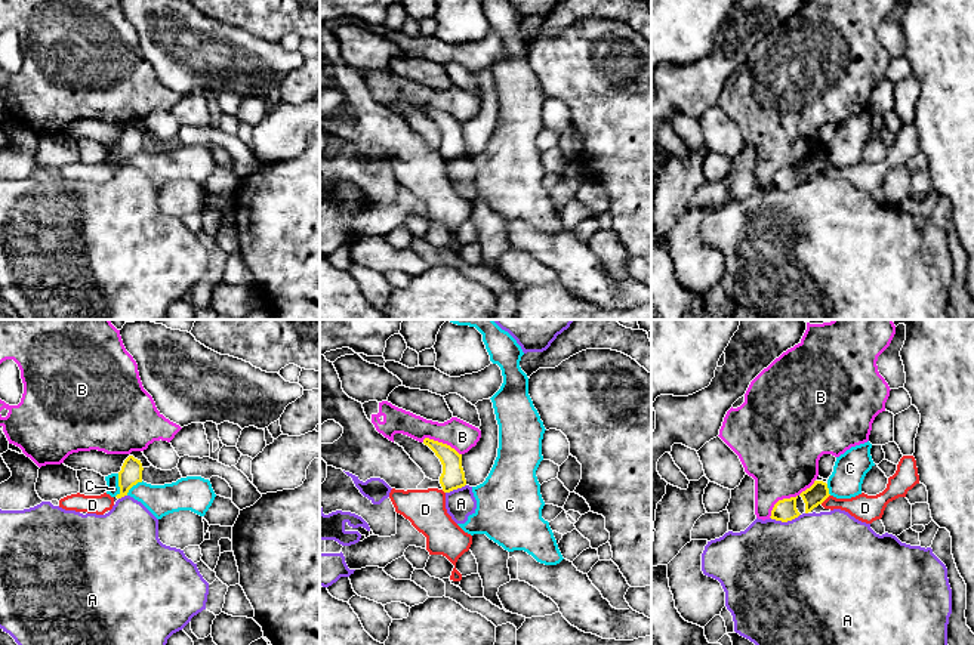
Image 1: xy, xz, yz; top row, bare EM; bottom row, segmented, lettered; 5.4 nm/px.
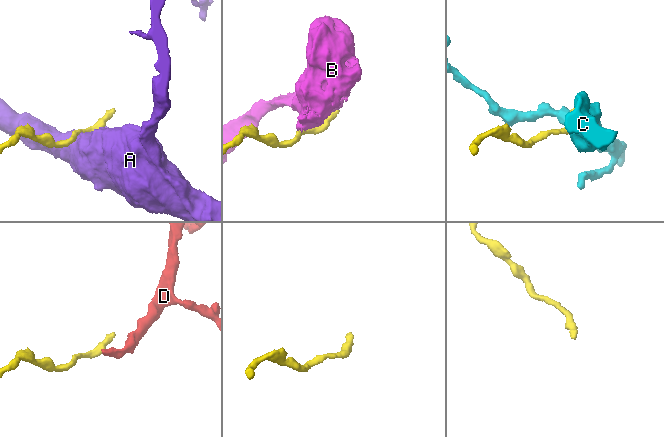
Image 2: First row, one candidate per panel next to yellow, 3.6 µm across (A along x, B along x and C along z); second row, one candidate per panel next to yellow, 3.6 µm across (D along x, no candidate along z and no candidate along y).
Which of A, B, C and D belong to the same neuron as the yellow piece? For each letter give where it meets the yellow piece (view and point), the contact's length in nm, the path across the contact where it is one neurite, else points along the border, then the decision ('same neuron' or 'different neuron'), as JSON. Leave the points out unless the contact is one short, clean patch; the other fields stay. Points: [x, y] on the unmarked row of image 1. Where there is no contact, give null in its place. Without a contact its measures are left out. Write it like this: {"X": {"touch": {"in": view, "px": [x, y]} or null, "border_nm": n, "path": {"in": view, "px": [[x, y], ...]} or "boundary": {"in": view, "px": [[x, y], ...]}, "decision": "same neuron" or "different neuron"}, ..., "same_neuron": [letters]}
{"A": {"touch": {"in": "yz", "px": [785, 190]}, "border_nm": 170, "decision": "different neuron"}, "B": {"touch": {"in": "yz", "px": [791, 166]}, "border_nm": 320, "decision": "different neuron"}, "C": {"touch": {"in": "xy", "px": [119, 154]}, "border_nm": 130, "boundary": {"in": "xy", "px": [[117, 142], [119, 160], [114, 164]]}, "decision": "different neuron"}, "D": {"touch": {"in": "yz", "px": [825, 167]}, "border_nm": 80, "boundary": {"in": "yz", "px": [[829, 163], [820, 172]]}, "decision": "different neuron"}, "same_neuron": []}

